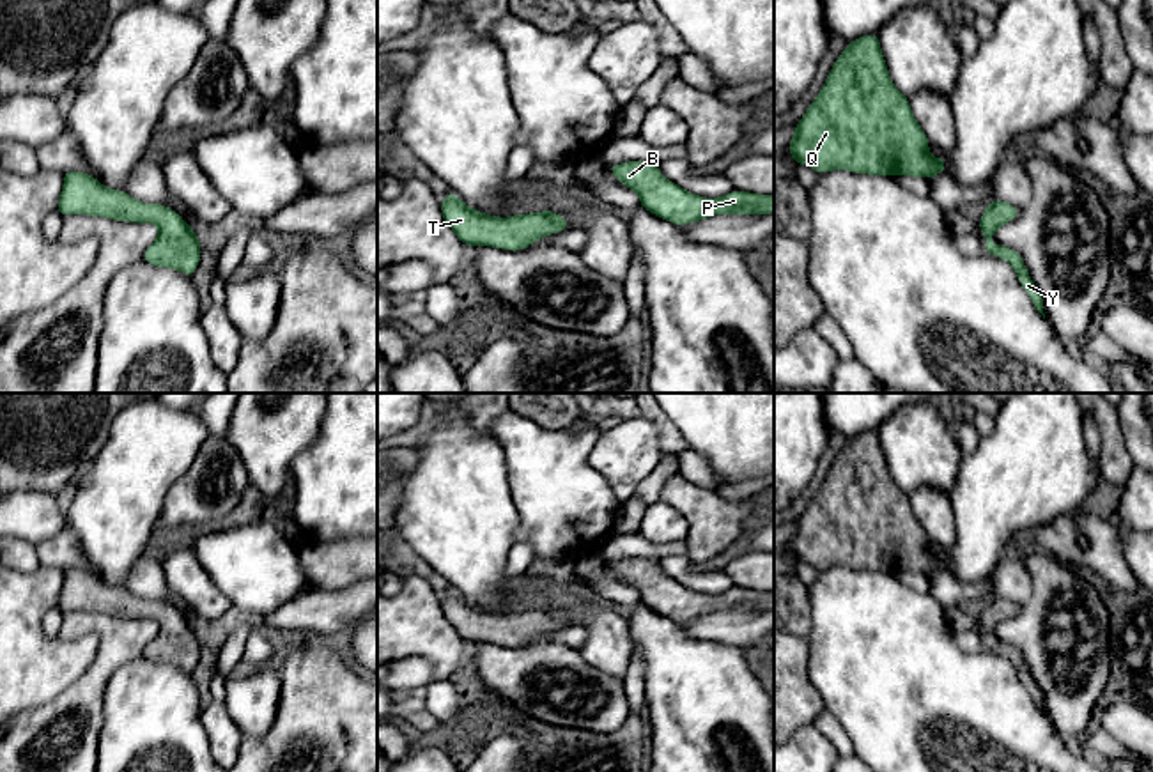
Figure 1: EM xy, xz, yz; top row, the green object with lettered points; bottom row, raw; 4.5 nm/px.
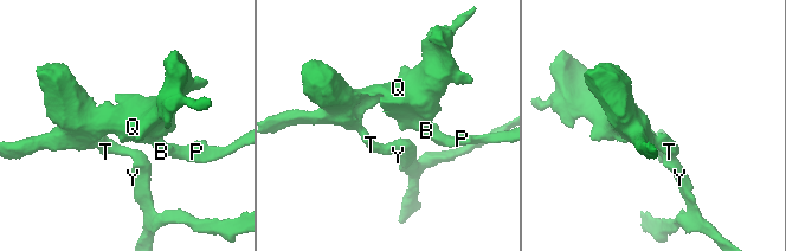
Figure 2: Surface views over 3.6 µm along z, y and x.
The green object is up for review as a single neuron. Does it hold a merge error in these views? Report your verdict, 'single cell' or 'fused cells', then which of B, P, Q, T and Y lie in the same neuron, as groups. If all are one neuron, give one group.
single cell; B P Q T Y

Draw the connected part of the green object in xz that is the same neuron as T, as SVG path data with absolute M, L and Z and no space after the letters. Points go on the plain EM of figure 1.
M453 588L441 598L448 623L466 643L494 643L501 646L526 646L531 639L570 625L567 616L551 606L531 611L498 614L468 604Z

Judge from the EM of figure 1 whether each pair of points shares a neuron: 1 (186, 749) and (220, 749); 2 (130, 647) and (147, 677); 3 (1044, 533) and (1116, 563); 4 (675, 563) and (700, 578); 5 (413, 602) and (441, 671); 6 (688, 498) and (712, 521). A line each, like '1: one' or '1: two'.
1: two
2: two
3: one
4: one
5: one
6: one

